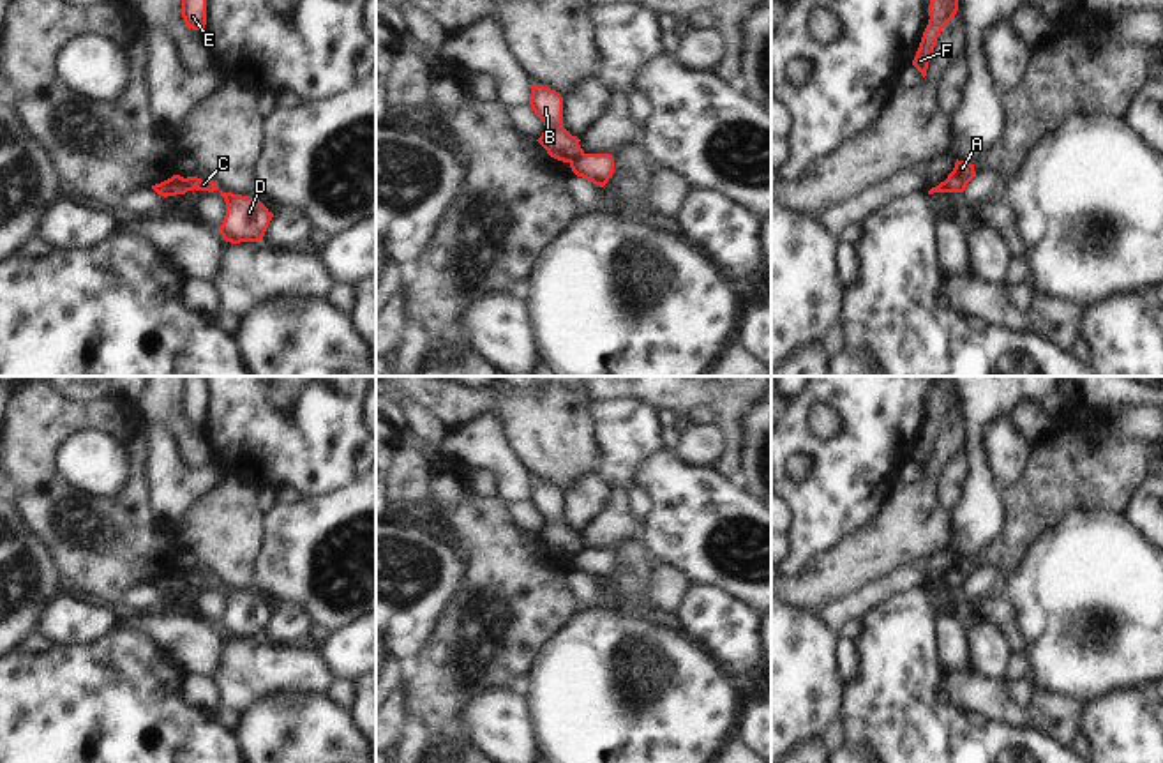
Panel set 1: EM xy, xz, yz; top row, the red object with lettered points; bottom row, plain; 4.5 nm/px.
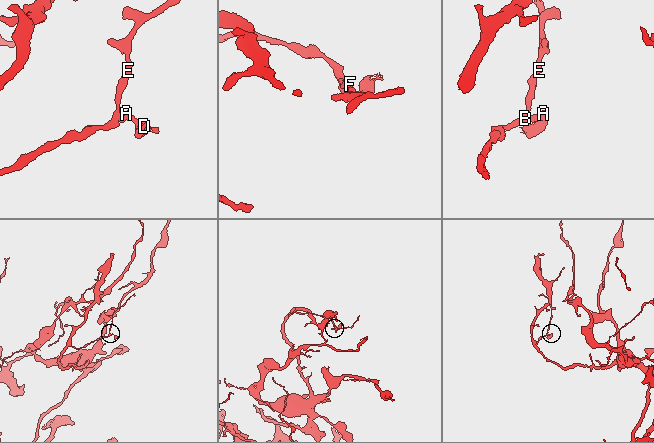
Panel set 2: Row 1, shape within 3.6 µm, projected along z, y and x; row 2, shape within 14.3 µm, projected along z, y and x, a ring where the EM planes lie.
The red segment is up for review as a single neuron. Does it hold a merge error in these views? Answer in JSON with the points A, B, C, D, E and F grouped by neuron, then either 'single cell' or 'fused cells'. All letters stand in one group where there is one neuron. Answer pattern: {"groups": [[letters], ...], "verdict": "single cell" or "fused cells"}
{"groups": [["A", "C", "D"], ["B", "E", "F"]], "verdict": "fused cells"}

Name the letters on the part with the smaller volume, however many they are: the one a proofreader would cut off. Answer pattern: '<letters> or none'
A, C, D

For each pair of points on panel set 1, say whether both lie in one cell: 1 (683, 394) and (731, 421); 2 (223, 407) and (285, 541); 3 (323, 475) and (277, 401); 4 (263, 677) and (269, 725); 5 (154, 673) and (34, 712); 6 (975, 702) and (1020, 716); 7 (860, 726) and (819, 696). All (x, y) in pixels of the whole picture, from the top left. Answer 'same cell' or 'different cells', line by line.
1: same cell
2: different cells
3: same cell
4: different cells
5: same cell
6: same cell
7: different cells

